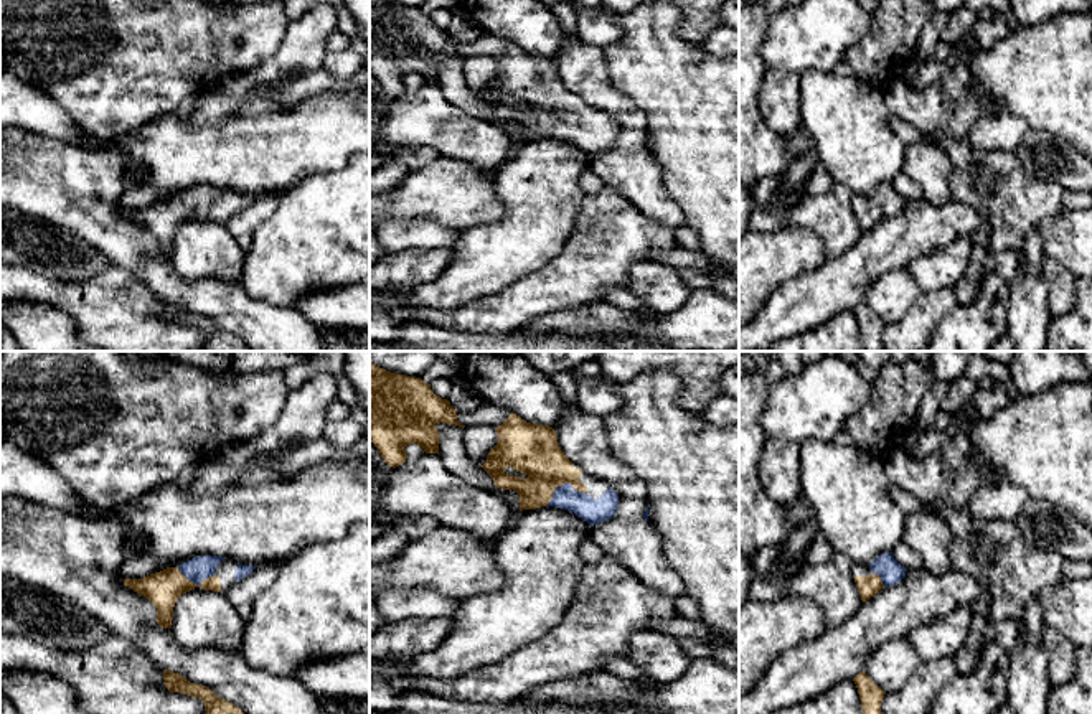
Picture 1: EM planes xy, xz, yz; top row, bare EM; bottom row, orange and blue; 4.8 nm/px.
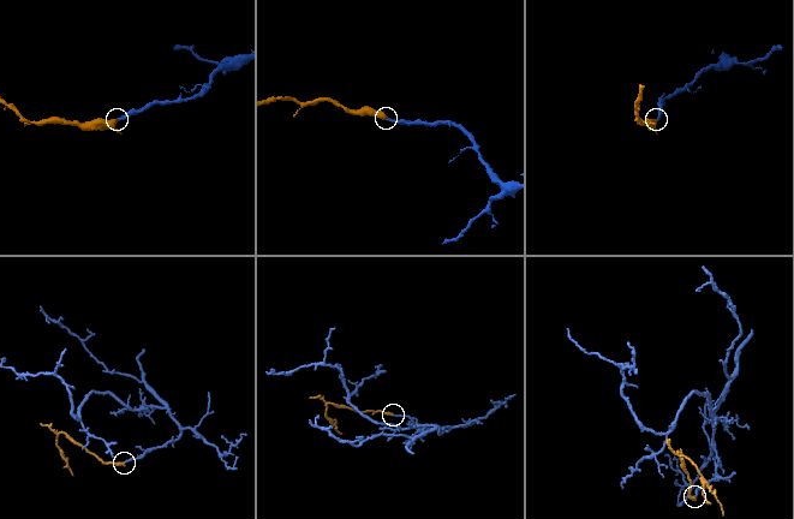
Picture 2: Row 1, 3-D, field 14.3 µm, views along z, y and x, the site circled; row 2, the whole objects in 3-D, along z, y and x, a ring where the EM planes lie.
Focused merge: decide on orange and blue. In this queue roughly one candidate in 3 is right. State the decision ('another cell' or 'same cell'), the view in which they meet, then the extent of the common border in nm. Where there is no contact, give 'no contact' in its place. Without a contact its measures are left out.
same cell; meets orange in xz; contact 200 nm long

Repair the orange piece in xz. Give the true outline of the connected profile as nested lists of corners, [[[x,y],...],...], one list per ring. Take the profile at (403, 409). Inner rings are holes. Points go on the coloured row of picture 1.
[[[369,361],[369,440],[374,444],[384,462],[396,468],[407,458],[406,445],[416,444],[426,453],[439,453],[437,424],[465,427],[457,420],[457,409],[447,399],[434,394],[431,384],[421,378],[411,378],[386,371]]]

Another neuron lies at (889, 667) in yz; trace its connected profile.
[[[907,638],[891,640],[878,648],[863,671],[884,693],[897,691],[920,665]]]

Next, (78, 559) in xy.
[[[18,496],[0,498],[0,574],[36,585],[87,610],[114,636],[132,640],[162,669],[209,688],[244,714],[327,714],[322,699],[295,676],[252,668],[241,651],[218,648],[185,650],[172,628],[157,623],[157,608],[144,595],[124,585],[119,569],[127,557],[125,526],[120,519],[86,519]]]

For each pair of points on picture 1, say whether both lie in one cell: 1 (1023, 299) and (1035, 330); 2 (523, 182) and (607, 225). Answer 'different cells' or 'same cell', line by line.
1: same cell
2: different cells

